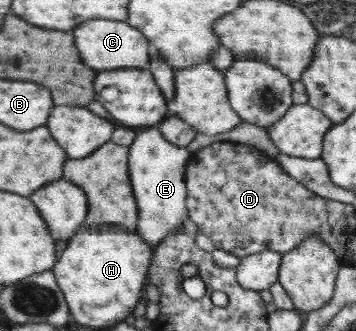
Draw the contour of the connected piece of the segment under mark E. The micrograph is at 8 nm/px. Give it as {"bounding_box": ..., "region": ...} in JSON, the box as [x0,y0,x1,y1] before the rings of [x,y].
{"bounding_box":[129,126,197,247],"region":[[[158,126],[148,131],[141,129],[129,148],[132,149],[132,185],[136,185],[136,197],[140,197],[140,229],[136,232],[154,247],[173,233],[195,238],[197,225],[187,211],[186,171],[190,150],[168,142]]]}

